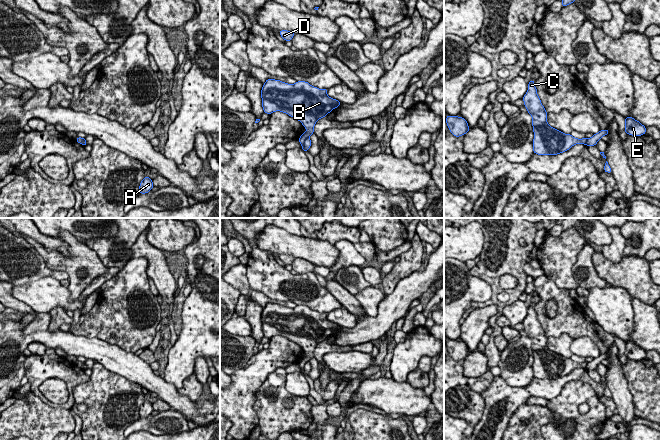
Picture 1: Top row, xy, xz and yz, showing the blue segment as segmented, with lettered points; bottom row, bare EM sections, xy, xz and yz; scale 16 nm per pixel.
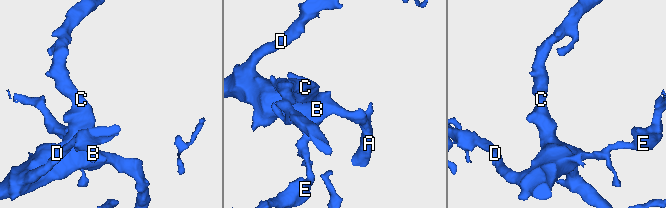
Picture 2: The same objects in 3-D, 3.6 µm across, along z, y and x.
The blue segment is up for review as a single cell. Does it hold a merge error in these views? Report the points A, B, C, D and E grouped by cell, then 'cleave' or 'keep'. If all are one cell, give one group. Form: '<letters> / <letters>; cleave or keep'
A B C D / E; cleave

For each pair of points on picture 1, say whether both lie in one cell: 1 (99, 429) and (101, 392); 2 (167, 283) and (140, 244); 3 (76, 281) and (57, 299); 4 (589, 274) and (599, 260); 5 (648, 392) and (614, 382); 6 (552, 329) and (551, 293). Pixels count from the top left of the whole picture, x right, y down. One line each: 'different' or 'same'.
1: same
2: same
3: different
4: different
5: different
6: same

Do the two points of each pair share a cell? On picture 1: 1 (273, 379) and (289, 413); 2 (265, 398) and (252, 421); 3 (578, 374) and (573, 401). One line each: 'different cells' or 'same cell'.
1: same cell
2: different cells
3: different cells

